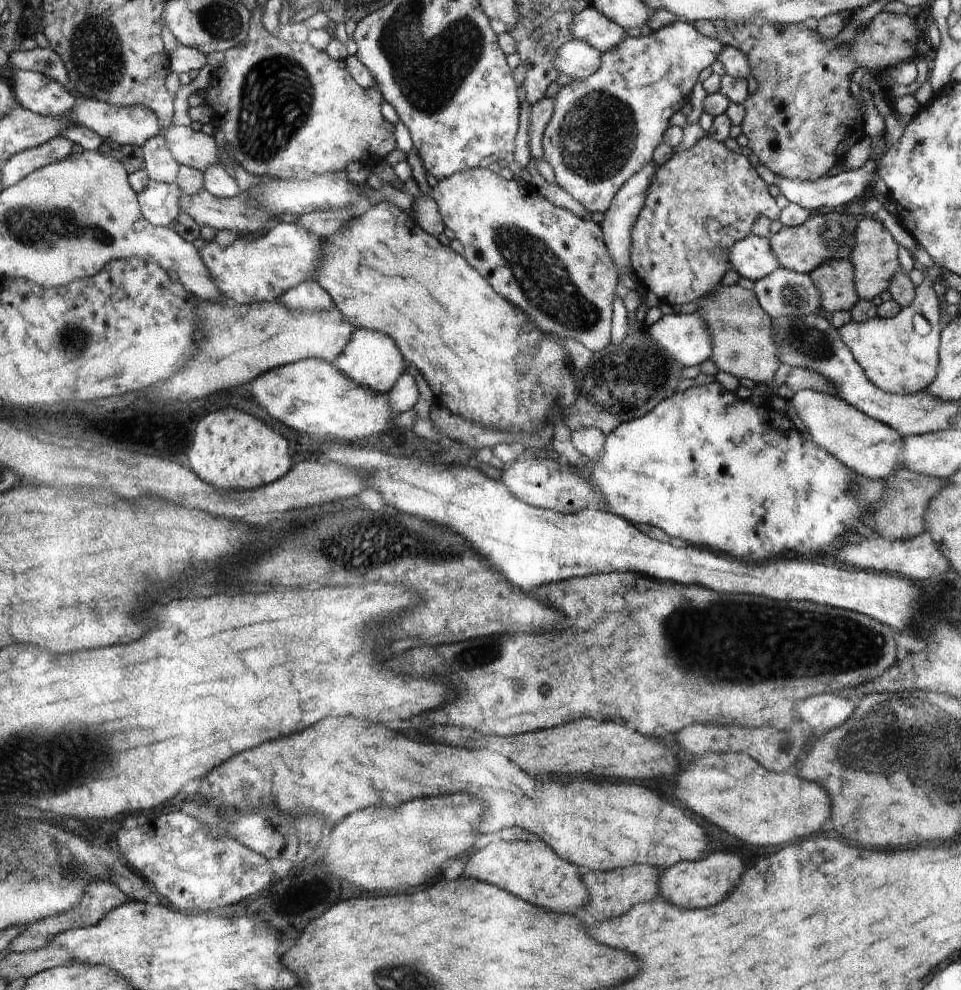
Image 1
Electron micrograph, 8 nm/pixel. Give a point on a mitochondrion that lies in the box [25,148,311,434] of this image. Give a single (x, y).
(73, 340)

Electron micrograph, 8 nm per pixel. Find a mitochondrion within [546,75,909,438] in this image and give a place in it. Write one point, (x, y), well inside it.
(597, 137)

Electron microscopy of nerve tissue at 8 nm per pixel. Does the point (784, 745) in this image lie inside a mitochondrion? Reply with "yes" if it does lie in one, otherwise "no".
yes

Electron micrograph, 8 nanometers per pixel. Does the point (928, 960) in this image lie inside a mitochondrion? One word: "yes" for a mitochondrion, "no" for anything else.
no

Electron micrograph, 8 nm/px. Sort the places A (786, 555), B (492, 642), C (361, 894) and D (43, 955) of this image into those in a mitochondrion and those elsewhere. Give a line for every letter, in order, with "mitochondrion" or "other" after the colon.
A: other
B: mitochondrion
C: other
D: other

